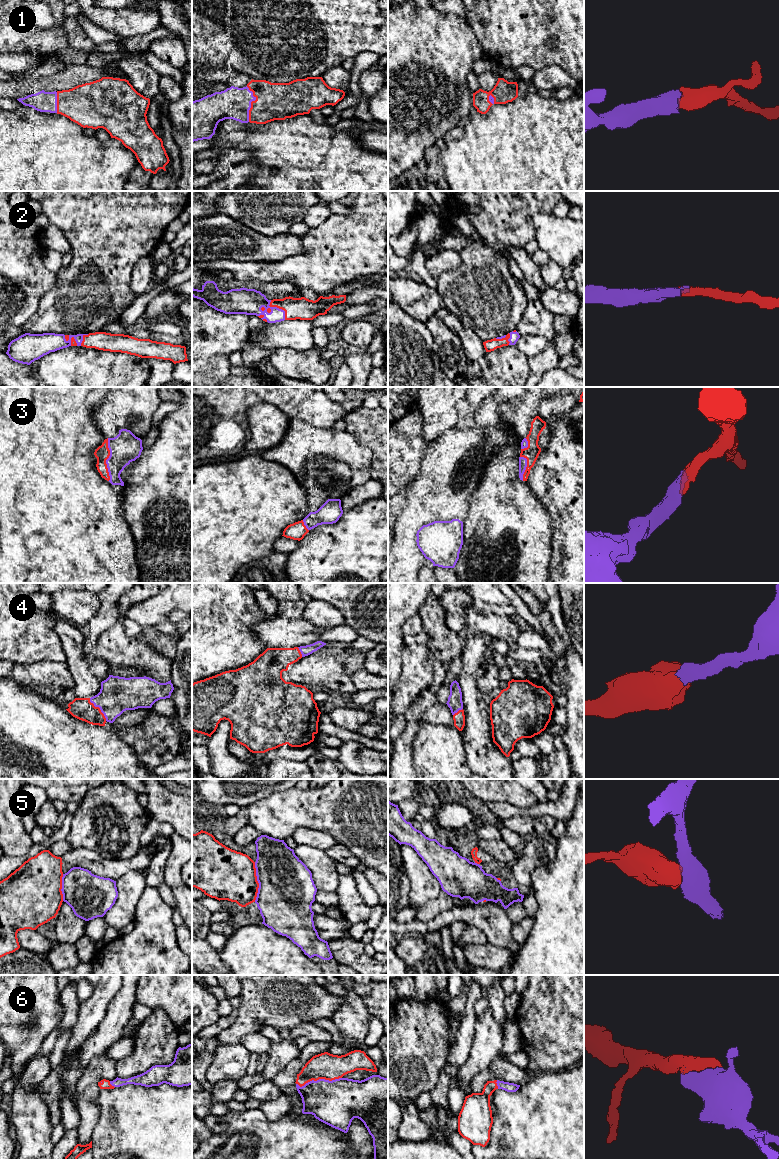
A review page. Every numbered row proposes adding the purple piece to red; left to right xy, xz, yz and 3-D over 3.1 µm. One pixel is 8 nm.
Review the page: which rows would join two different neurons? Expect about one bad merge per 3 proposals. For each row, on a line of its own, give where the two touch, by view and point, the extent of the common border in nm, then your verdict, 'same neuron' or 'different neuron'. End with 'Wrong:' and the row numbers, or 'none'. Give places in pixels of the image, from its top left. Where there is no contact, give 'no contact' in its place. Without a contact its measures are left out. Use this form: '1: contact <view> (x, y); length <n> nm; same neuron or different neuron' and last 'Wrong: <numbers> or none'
1: contact xz (251, 103); length 280 nm; same neuron
2: contact xz (276, 306); length 220 nm; same neuron
3: contact xy (107, 458); length 340 nm; same neuron
4: contact xy (99, 708); length 240 nm; same neuron
5: contact xz (257, 882); length 320 nm; different neuron
6: contact xz (318, 1079); length 380 nm; same neuron
Wrong: 5

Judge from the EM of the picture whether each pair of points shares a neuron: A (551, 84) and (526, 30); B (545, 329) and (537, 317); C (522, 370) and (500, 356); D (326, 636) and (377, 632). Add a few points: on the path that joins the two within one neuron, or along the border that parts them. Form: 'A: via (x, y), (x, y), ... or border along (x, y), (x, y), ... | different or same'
A: border along (535, 70), (558, 65), (567, 73) | different
B: via (544, 326), (538, 320) | same
C: via (517, 370), (505, 361) | same
D: border along (345, 624), (352, 627), (359, 634) | different

